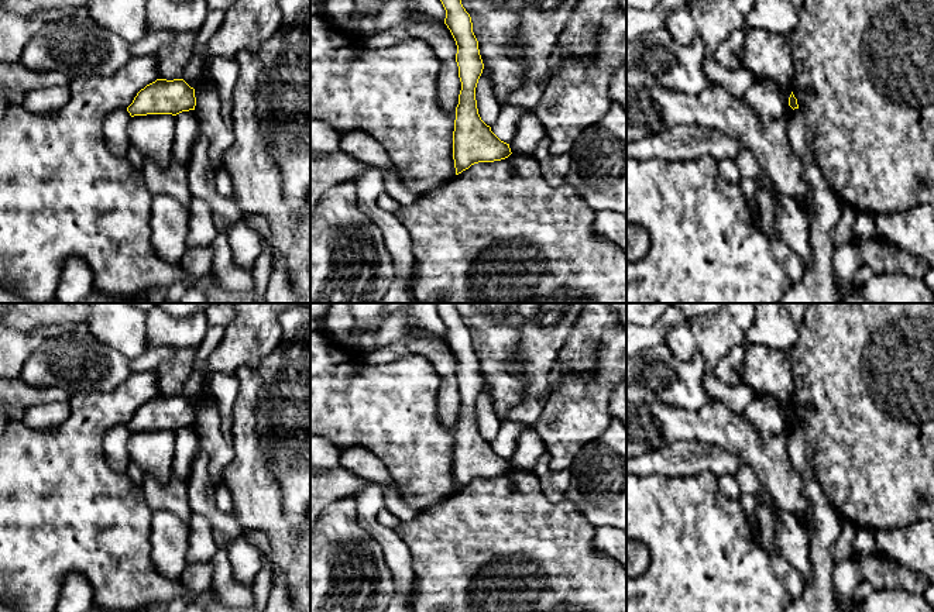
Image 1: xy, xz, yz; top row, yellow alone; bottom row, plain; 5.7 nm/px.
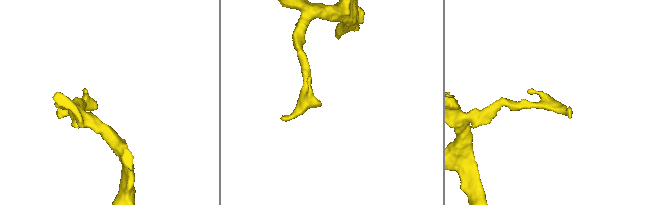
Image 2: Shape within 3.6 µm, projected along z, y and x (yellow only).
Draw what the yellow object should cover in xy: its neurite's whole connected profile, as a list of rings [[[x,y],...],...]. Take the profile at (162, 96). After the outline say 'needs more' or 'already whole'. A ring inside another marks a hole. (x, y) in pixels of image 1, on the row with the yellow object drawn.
[[[157,79],[147,85],[127,107],[131,117],[147,114],[172,114],[195,110],[195,89],[183,79]]] | already whole

